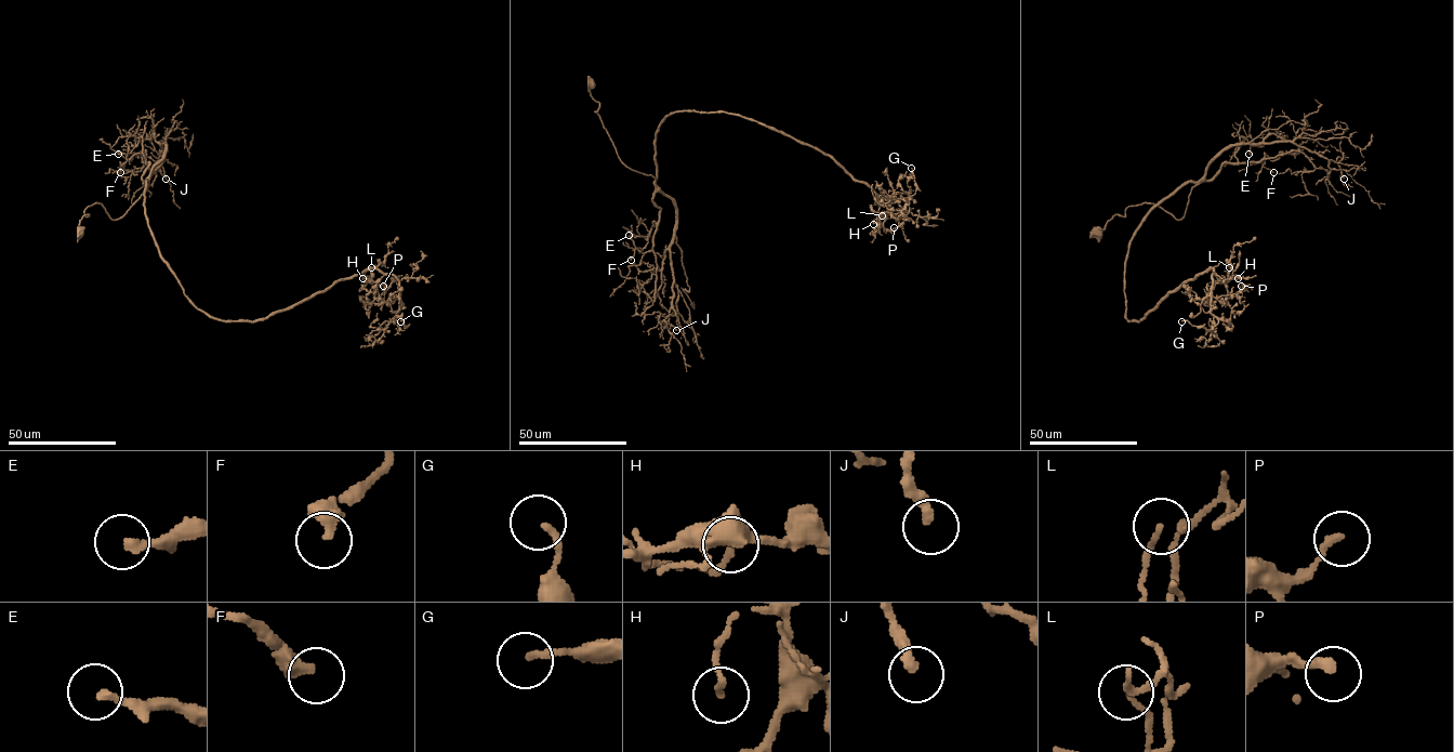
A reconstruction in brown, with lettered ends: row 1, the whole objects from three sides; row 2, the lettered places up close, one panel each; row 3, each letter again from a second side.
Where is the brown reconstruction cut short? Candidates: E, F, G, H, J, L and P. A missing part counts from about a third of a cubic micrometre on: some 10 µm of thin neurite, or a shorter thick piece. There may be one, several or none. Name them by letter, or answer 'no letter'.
E, F, J

